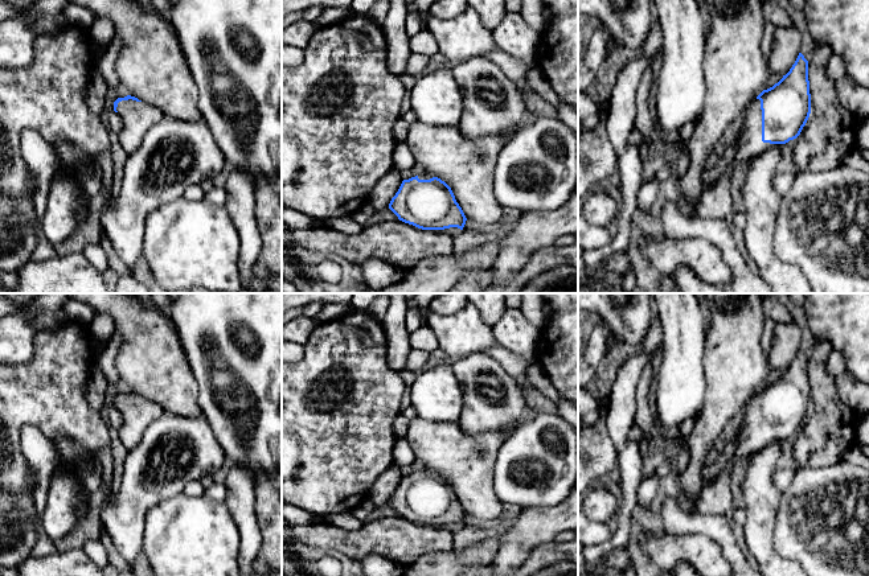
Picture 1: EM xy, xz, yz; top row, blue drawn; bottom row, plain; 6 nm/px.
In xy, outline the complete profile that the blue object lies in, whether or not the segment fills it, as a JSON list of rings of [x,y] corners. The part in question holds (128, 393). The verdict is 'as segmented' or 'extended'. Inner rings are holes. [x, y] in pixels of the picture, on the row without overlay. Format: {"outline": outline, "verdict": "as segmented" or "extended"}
{"outline": [[[131,391],[118,394],[114,398],[114,407],[123,419],[118,431],[119,440],[128,450],[140,443],[145,428],[164,414],[159,404]]], "verdict": "extended"}

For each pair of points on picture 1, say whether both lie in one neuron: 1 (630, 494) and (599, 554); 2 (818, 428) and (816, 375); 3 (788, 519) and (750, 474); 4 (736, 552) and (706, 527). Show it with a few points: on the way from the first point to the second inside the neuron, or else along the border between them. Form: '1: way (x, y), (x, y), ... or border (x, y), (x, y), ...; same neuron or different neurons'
1: way (627, 509), (623, 531), (614, 540); same neuron
2: way (820, 415), (820, 389); same neuron
3: border (782, 492), (771, 538); different neurons
4: way (729, 546), (713, 530); same neuron

